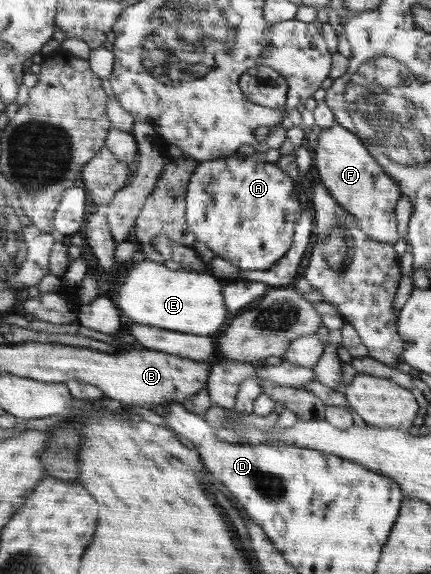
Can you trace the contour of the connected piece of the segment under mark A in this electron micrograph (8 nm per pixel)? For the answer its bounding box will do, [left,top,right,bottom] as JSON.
[185,155,301,270]

